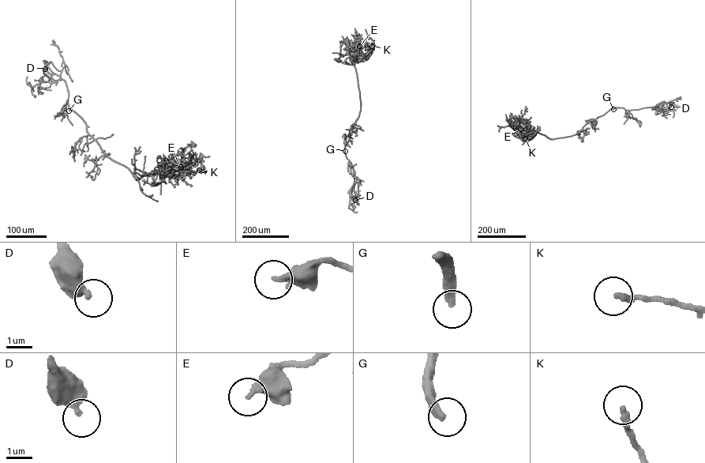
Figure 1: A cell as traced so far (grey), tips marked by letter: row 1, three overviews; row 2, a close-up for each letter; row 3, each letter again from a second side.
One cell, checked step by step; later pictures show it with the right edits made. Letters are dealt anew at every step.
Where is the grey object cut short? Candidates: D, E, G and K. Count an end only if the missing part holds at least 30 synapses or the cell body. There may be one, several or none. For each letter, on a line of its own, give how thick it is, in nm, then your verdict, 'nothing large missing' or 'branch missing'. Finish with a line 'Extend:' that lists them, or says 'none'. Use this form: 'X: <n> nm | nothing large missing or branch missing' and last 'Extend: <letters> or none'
D: 400 nm | nothing large missing
E: 400 nm | nothing large missing
G: 280 nm | branch missing
K: 220 nm | nothing large missing
Extend: G

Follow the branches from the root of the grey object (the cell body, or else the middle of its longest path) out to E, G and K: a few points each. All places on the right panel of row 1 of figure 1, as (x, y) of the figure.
E: (538, 129), (534, 136), (532, 131), (528, 130), (528, 125), (520, 129)
G: (538, 129), (534, 136), (529, 130), (532, 128), (551, 139), (571, 136), (582, 129), (587, 122), (613, 109)
K: (538, 129), (534, 136), (525, 138)

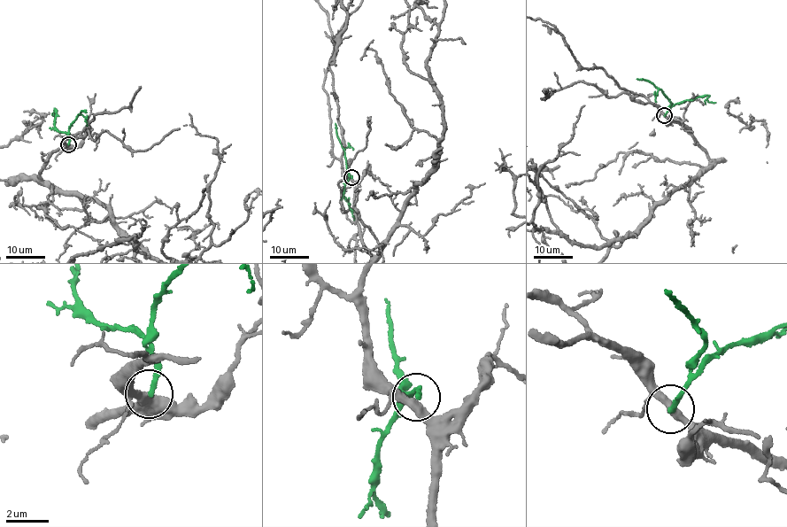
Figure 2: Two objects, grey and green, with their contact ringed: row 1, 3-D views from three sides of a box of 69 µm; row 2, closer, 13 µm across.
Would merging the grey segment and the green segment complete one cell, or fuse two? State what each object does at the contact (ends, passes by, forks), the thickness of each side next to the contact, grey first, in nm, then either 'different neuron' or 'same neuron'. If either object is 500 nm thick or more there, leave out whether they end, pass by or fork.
grey passes by; green ends; calibres 380 and 240 nm; different neuron

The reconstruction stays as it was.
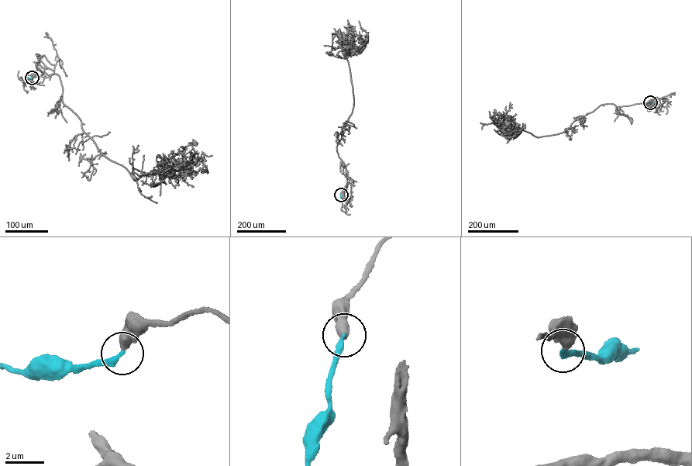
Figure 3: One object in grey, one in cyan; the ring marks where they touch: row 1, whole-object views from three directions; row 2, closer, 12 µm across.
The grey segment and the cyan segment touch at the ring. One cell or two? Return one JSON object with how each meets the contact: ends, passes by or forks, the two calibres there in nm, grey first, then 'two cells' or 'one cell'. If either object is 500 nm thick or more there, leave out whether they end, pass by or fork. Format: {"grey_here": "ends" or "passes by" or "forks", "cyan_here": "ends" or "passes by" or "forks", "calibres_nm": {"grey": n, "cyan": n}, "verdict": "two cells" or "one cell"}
{"calibres_nm": {"grey": 500, "cyan": 280}, "verdict": "one cell"}

